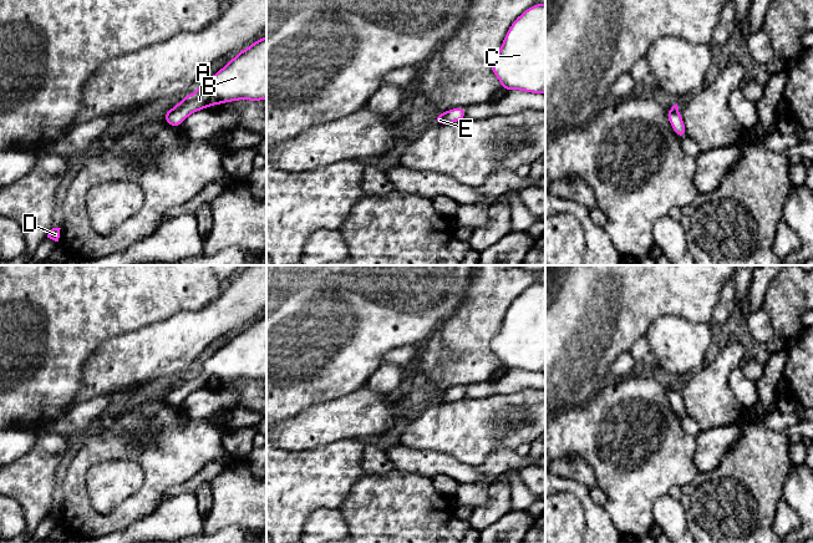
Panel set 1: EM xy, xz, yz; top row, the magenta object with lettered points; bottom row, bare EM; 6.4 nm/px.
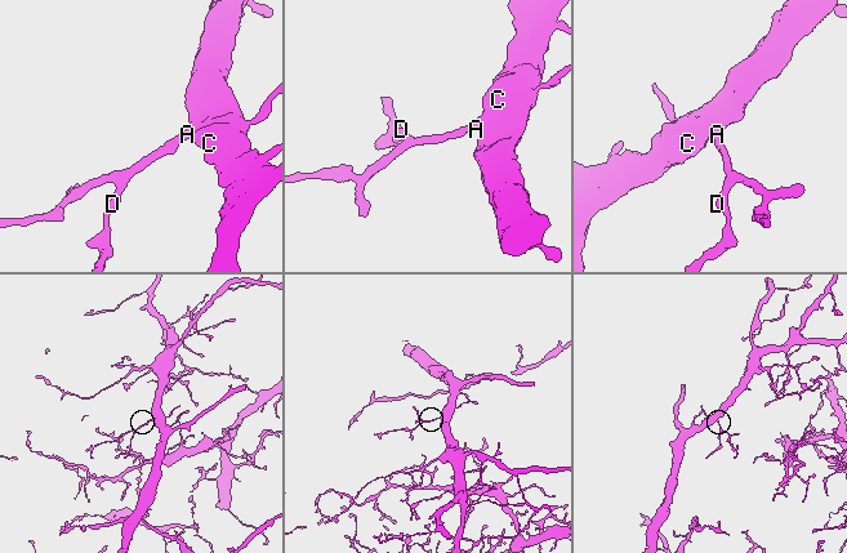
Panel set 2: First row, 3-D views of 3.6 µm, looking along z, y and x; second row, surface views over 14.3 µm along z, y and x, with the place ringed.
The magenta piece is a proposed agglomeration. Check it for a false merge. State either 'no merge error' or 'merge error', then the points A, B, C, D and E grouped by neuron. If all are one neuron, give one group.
no merge error; groups A B C D E

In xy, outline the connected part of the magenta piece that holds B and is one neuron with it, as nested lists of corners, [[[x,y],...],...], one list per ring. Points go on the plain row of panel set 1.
[[[266,315],[258,318],[245,329],[235,333],[224,346],[197,367],[189,375],[181,379],[173,387],[164,390],[164,400],[171,406],[181,406],[192,392],[213,384],[222,384],[238,379],[263,380],[266,377]]]

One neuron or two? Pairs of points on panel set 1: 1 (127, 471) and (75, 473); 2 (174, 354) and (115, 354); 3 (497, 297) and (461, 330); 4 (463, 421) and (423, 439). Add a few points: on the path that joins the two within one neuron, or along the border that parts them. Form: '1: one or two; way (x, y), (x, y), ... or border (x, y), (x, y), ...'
1: two; border (113, 460), (95, 462), (86, 471)
2: one; way (159, 354), (130, 354)
3: one; way (488, 305), (469, 324)
4: one; way (453, 427), (433, 429)

